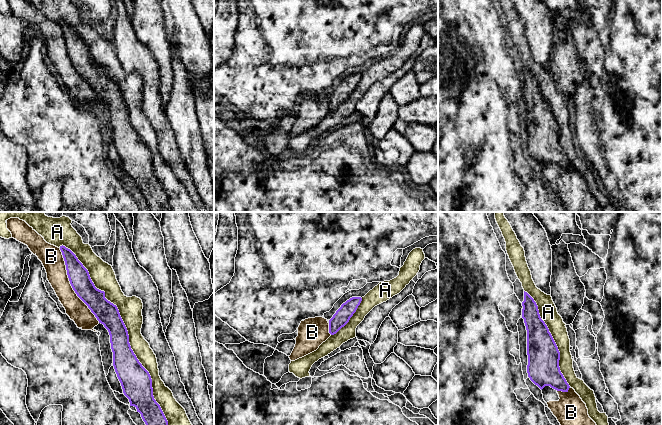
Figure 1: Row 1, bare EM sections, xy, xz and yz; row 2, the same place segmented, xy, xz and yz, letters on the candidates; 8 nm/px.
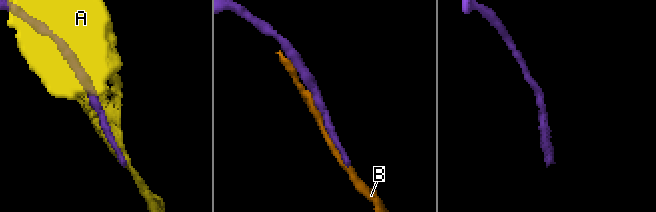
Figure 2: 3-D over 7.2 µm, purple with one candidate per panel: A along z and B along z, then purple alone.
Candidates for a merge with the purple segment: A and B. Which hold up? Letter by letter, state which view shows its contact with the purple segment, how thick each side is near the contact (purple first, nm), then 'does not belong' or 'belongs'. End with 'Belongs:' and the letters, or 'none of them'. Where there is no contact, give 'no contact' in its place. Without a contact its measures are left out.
A: meets purple in xy; 190 nm thick on the purple side, 190 nm on the other; does not belong
B: meets purple in xy; 170 nm thick on the purple side, 170 nm on the other; does not belong
Belongs: none of them

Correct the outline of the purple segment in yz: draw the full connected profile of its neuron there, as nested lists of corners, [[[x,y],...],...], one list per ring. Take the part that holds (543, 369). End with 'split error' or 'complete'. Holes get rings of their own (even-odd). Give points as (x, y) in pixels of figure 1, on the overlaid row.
[[[524,291],[522,318],[527,330],[527,373],[530,380],[541,390],[545,386],[568,392],[570,386],[560,371],[560,352],[541,319],[534,299]]]; complete

